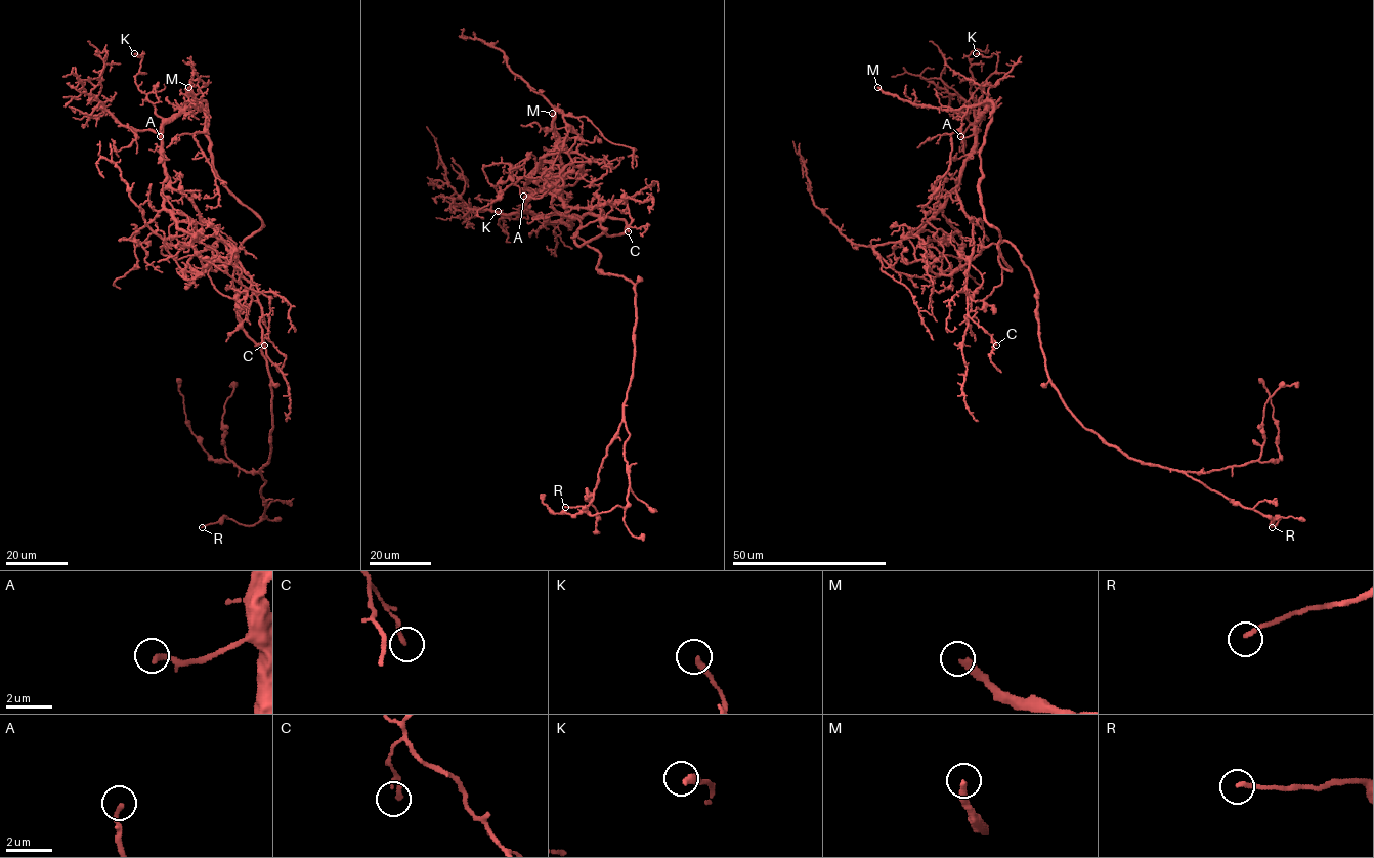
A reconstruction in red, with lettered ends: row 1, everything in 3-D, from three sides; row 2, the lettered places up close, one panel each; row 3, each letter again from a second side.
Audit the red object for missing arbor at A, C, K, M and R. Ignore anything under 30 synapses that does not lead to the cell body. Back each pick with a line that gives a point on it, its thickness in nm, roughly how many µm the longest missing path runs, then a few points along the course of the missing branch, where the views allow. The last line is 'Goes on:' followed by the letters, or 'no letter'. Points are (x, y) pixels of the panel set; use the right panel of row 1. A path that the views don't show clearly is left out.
A: (960, 136) | 160 nm | 15 µm | (960, 136), (946, 144), (937, 129)
M: (877, 87) | 280 nm | 60 µm | (877, 87), (865, 79), (845, 78), (812, 84), (805, 69), (807, 56), (802, 79), (793, 85)
Goes on: A, M

